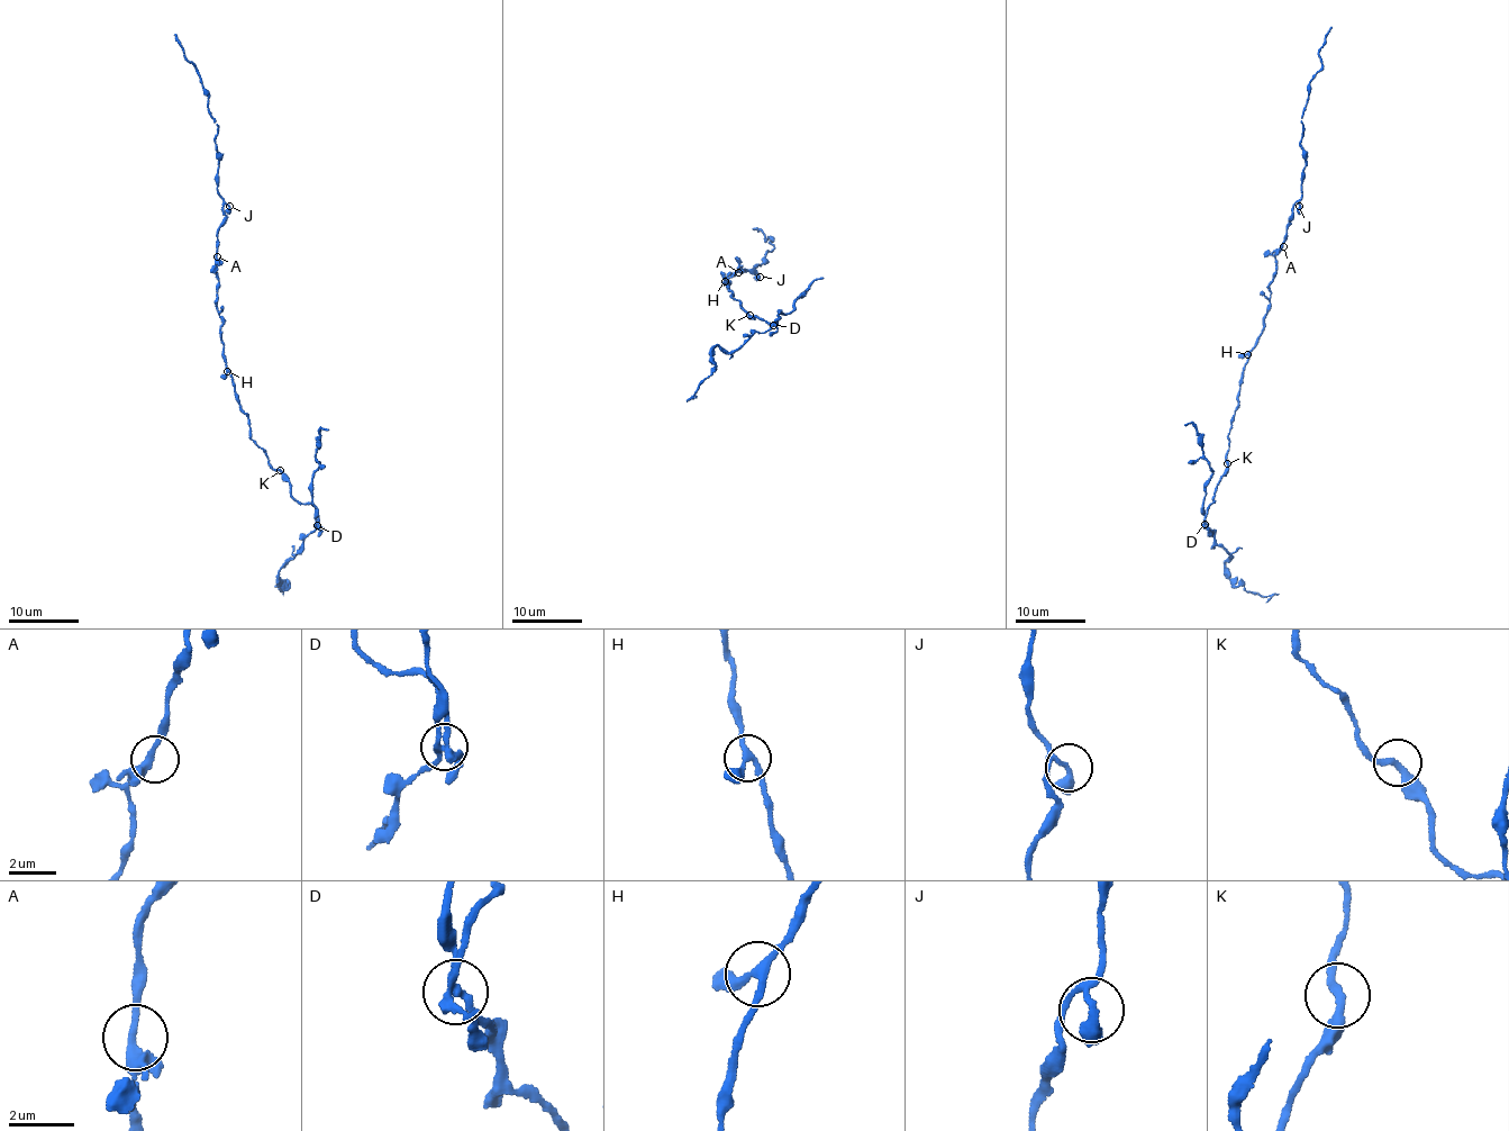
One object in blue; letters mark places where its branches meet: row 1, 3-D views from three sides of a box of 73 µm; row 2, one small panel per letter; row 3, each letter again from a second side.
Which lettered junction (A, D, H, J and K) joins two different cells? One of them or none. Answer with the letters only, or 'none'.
D

